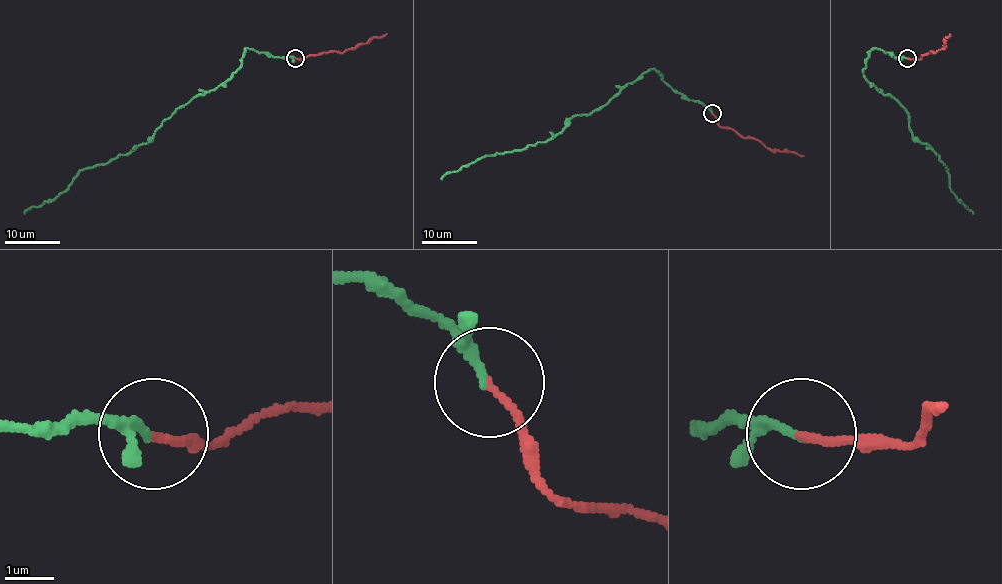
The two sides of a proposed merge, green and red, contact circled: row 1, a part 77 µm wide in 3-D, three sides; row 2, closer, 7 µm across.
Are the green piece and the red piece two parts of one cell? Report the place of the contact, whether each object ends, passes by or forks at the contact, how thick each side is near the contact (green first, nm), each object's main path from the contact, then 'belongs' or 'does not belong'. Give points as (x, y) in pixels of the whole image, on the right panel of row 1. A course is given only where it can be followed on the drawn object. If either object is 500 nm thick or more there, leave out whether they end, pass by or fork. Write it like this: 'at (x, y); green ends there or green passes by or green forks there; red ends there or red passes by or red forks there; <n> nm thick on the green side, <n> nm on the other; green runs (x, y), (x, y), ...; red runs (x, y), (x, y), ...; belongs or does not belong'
at (907, 58); green passes by; red ends there; 130 nm thick on the green side, 150 nm on the other; green runs (907, 58), (873, 48), (863, 74), (903, 106), (912, 136), (936, 154), (947, 169), (951, 191), (974, 214); red runs (907, 58), (921, 58), (942, 49), (944, 38), (950, 34); belongs

